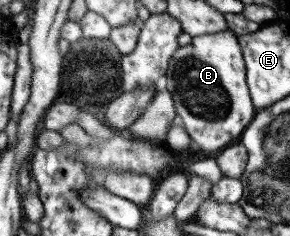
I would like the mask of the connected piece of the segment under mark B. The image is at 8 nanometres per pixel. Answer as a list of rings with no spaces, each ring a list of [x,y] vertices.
[[[231,31],[194,36],[188,45],[178,47],[167,61],[165,89],[172,98],[178,122],[200,150],[216,151],[237,143],[256,112],[245,82],[245,65],[237,37]]]

